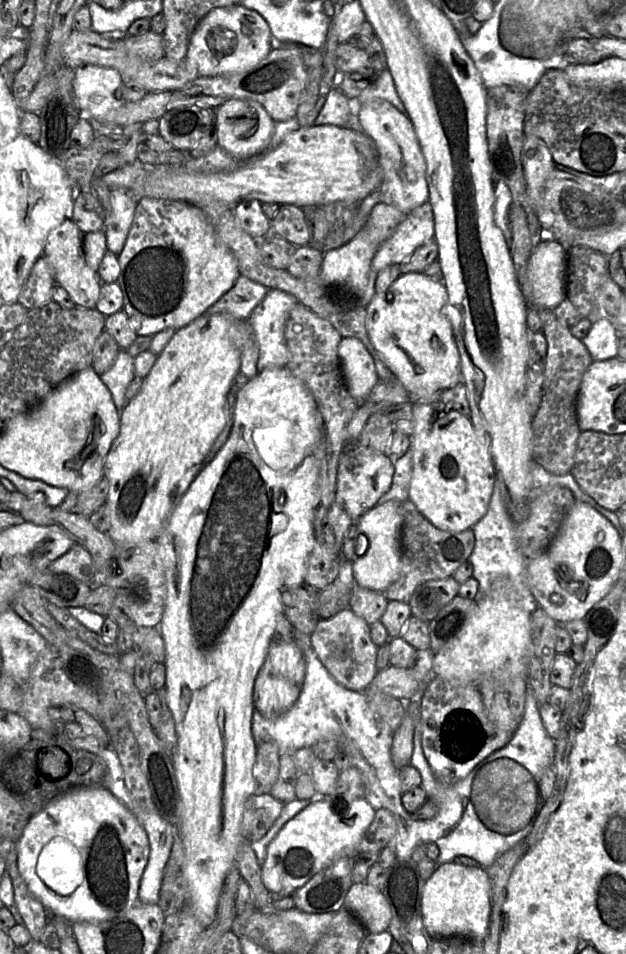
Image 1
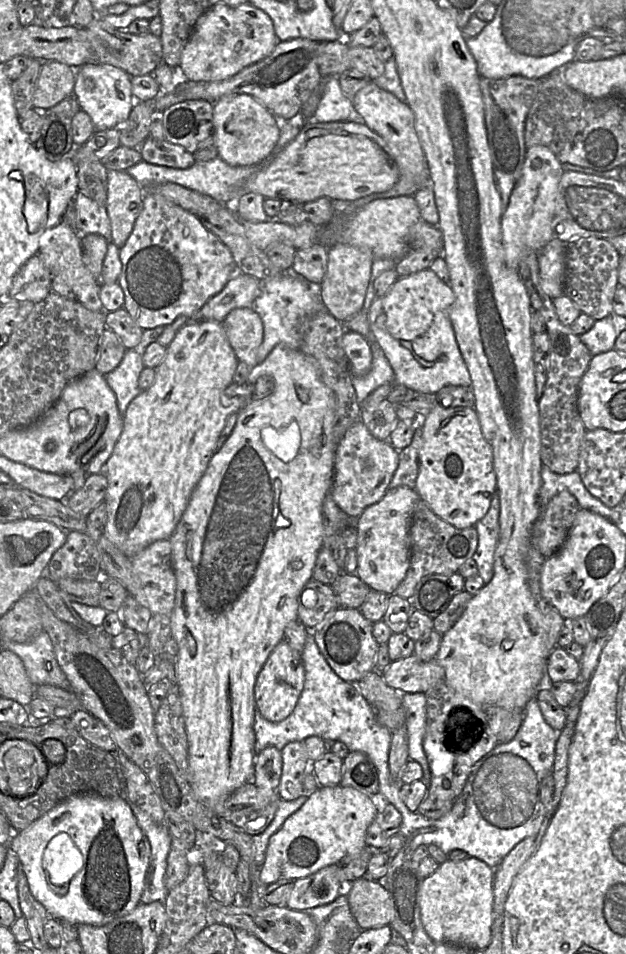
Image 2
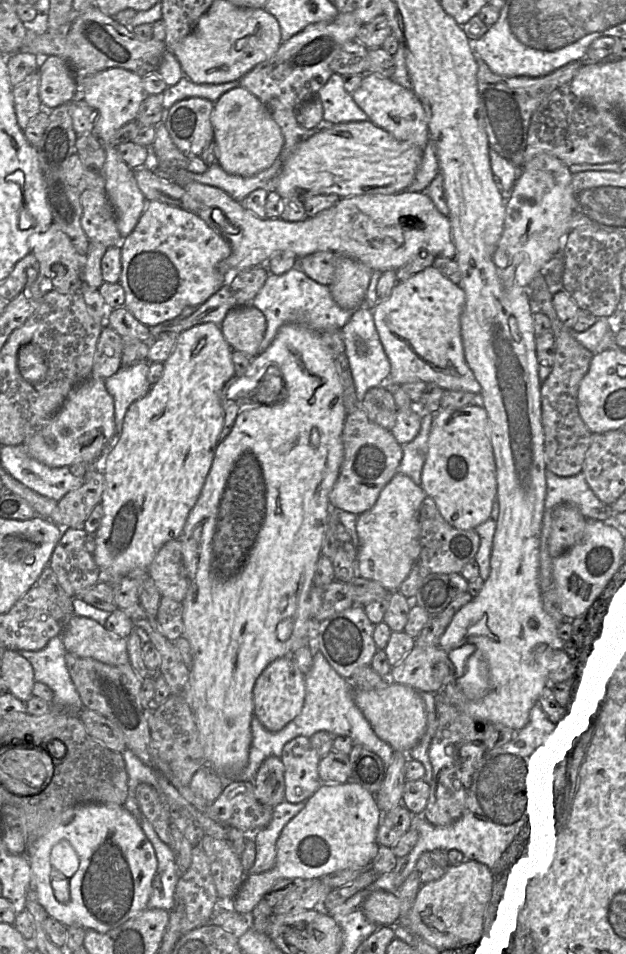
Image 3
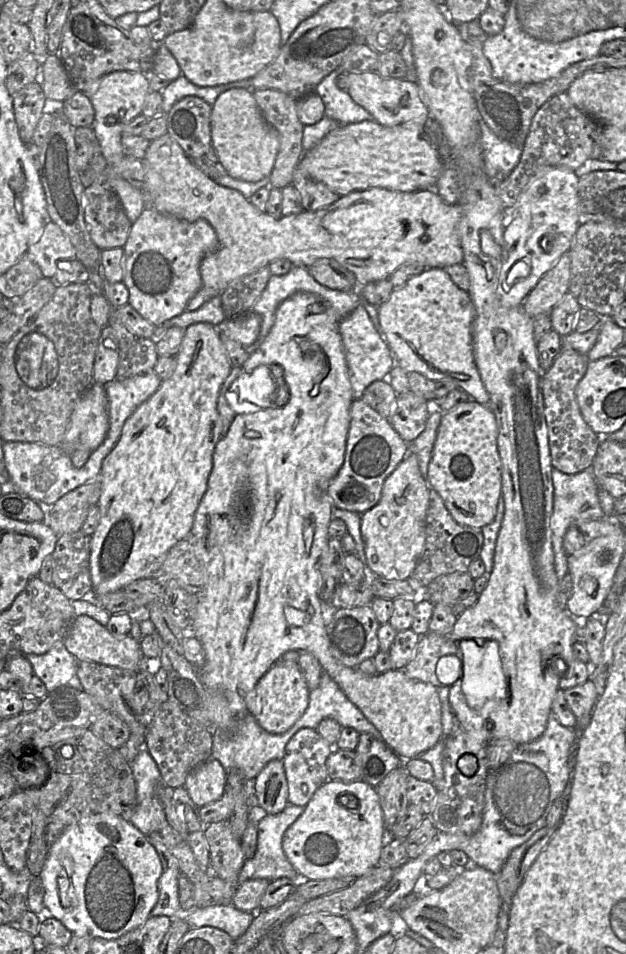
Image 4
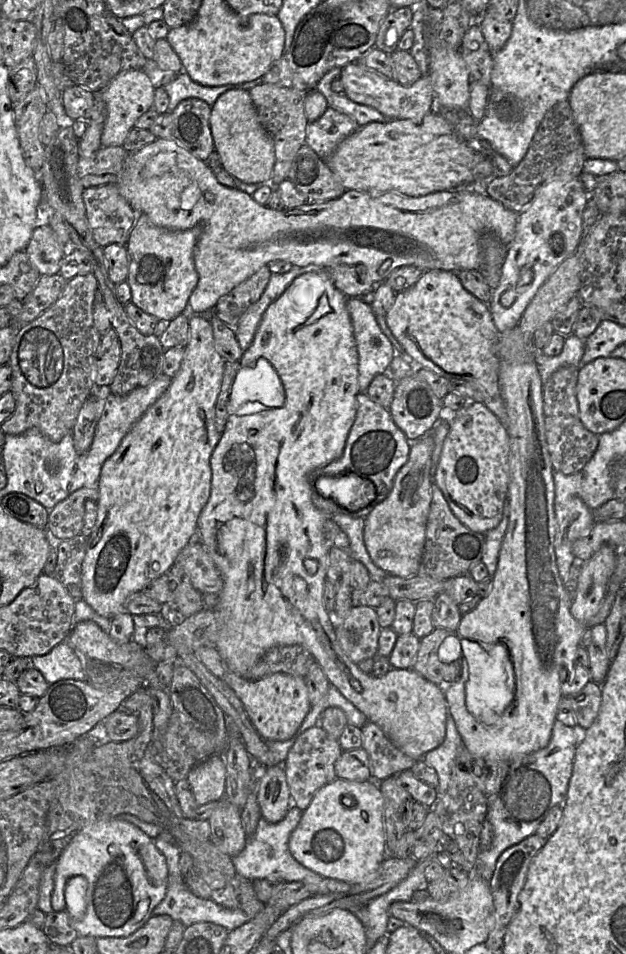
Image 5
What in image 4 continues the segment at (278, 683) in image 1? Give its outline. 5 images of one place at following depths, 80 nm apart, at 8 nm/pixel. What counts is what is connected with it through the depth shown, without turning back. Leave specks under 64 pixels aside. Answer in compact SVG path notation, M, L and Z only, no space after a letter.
M275 662L259 679L255 688L245 695L248 714L271 734L283 734L301 718L309 703L305 678L296 662Z

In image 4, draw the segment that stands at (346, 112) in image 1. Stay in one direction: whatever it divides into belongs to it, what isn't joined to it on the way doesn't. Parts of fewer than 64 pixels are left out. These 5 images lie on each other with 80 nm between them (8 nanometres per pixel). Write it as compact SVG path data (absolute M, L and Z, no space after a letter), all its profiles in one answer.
M336 68L314 89L324 102L325 115L340 125L373 120L373 116L365 108L355 103L346 90L337 87L336 81L340 73L341 69Z

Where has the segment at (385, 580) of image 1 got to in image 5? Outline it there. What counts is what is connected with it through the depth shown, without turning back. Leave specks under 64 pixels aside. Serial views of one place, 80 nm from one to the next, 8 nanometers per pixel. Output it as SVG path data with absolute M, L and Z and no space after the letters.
M432 433L410 442L408 460L397 472L391 492L364 519L364 543L372 561L388 575L398 577L411 577L418 573L432 500Z

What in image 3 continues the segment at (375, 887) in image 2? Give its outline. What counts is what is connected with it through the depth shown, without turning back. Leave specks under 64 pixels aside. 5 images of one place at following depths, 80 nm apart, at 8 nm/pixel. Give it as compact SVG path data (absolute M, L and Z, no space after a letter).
M377 890L371 892L362 904L365 916L381 926L397 925L400 916L400 900L394 893Z

